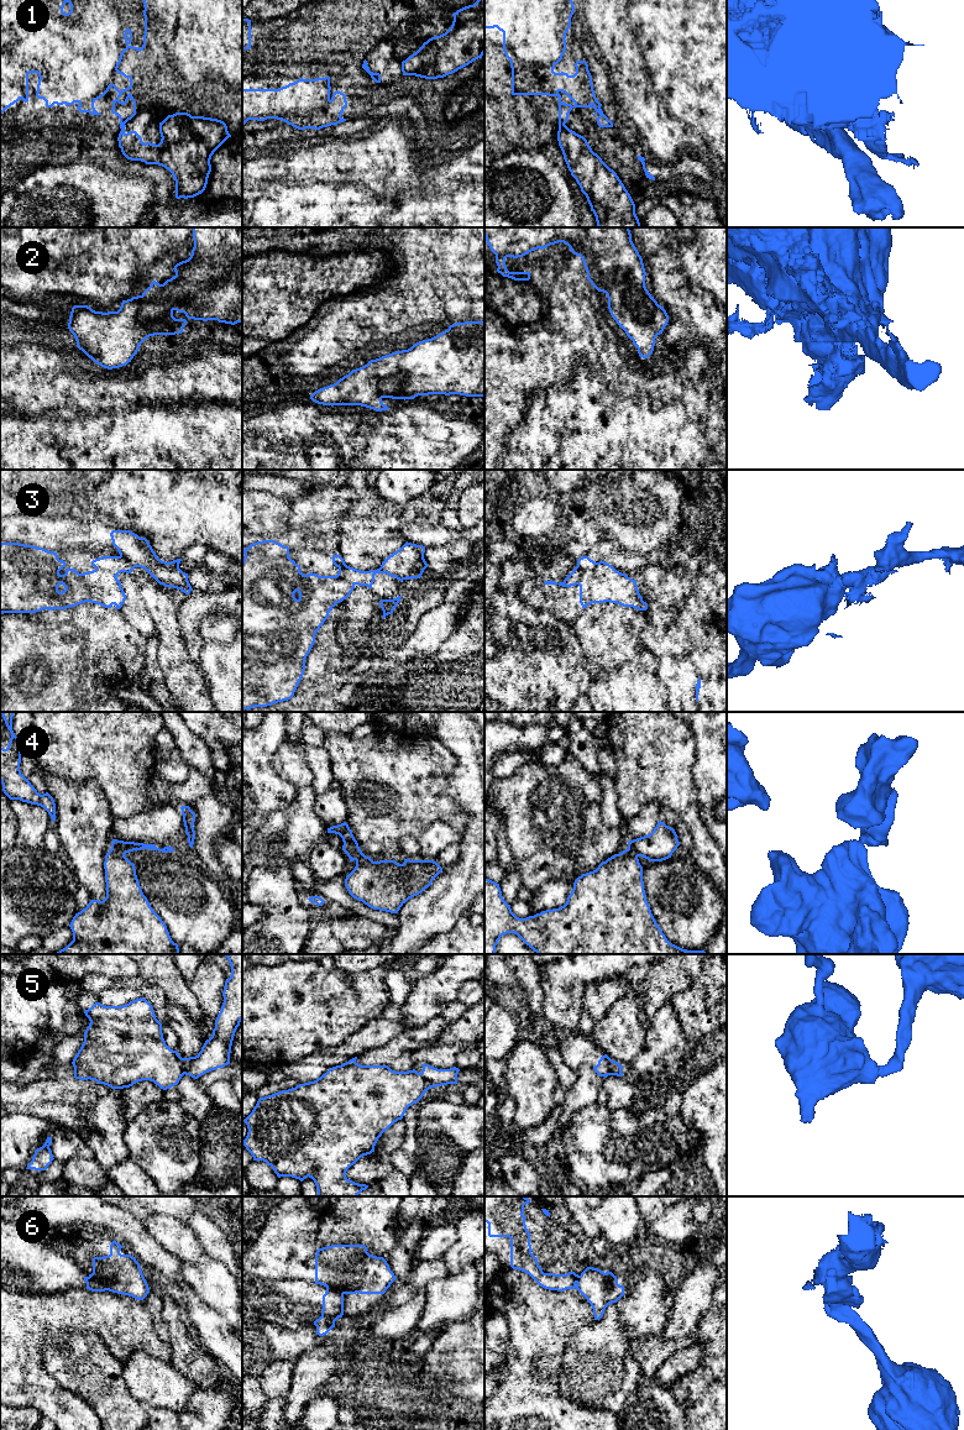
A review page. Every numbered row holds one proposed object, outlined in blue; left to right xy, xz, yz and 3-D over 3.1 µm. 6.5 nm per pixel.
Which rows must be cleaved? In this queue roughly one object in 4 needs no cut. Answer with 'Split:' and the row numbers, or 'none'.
Split: 1, 3, 4, 5, 6

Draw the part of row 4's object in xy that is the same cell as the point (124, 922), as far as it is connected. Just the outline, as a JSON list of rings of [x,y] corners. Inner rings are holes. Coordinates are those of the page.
[[[110,849],[104,861],[106,897],[90,900],[69,927],[73,941],[58,954],[179,954],[166,923],[143,895],[135,864]]]

